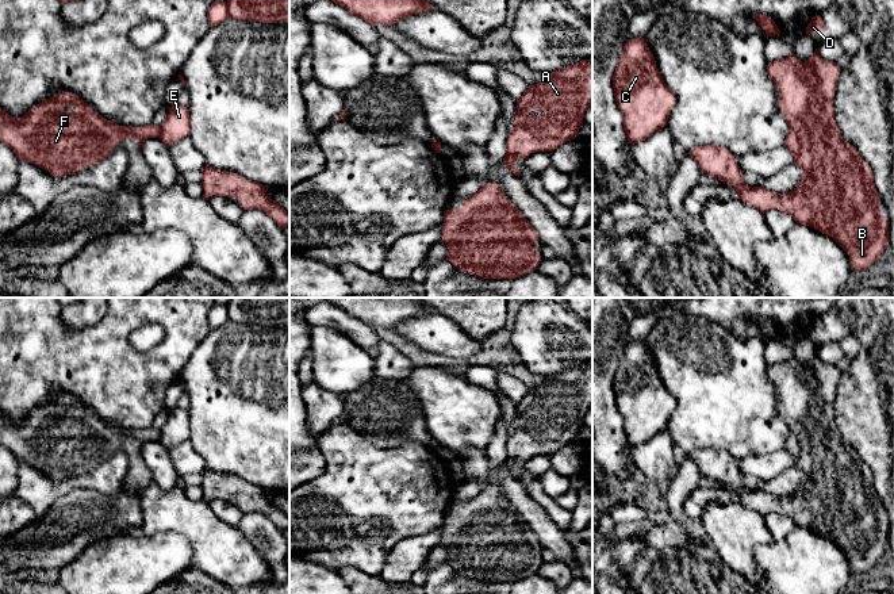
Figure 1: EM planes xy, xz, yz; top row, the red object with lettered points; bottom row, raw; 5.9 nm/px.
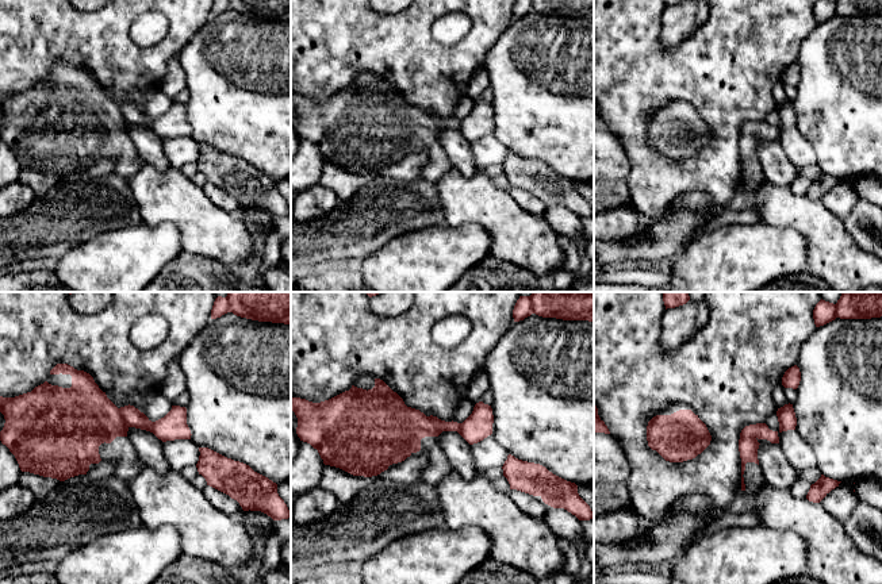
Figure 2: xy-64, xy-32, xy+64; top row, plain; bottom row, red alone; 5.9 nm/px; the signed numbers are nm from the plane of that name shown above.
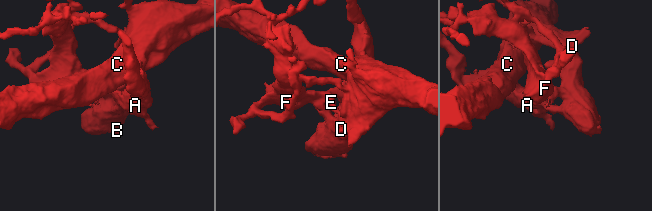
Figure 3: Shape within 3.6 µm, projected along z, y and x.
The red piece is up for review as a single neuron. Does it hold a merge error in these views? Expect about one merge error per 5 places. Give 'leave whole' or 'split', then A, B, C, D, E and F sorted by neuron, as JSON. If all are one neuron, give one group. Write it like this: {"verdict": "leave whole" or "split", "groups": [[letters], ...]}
{"verdict": "leave whole", "groups": [["A", "B", "C", "D", "E", "F"]]}

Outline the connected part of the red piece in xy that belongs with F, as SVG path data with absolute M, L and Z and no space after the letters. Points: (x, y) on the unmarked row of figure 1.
M73 395L55 396L35 407L22 421L15 422L0 410L0 445L11 451L20 464L28 464L49 474L55 480L80 475L107 460L116 447L138 442L138 451L147 441L160 441L168 451L189 438L191 419L187 410L174 407L161 429L119 429L93 414L88 406Z

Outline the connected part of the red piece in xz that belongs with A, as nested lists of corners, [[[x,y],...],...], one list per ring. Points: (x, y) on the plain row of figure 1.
[[[588,363],[559,372],[545,378],[545,380],[529,390],[517,403],[514,430],[509,434],[506,444],[504,468],[515,479],[519,474],[515,471],[517,463],[525,463],[534,455],[550,455],[563,447],[575,442],[583,428],[583,419],[592,406],[592,368]]]

